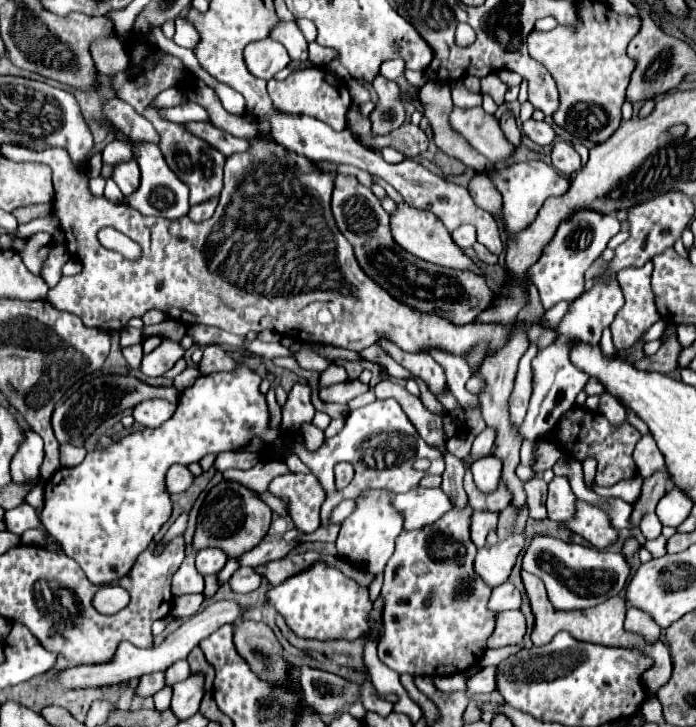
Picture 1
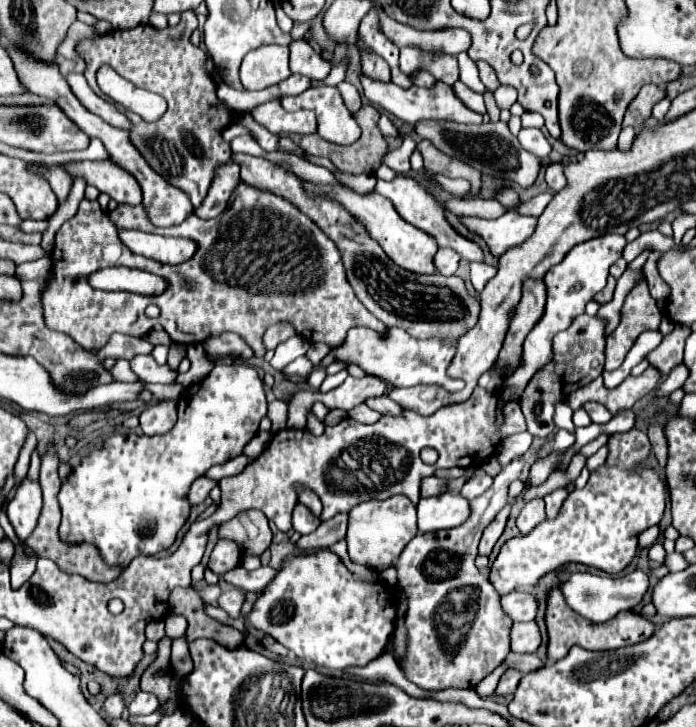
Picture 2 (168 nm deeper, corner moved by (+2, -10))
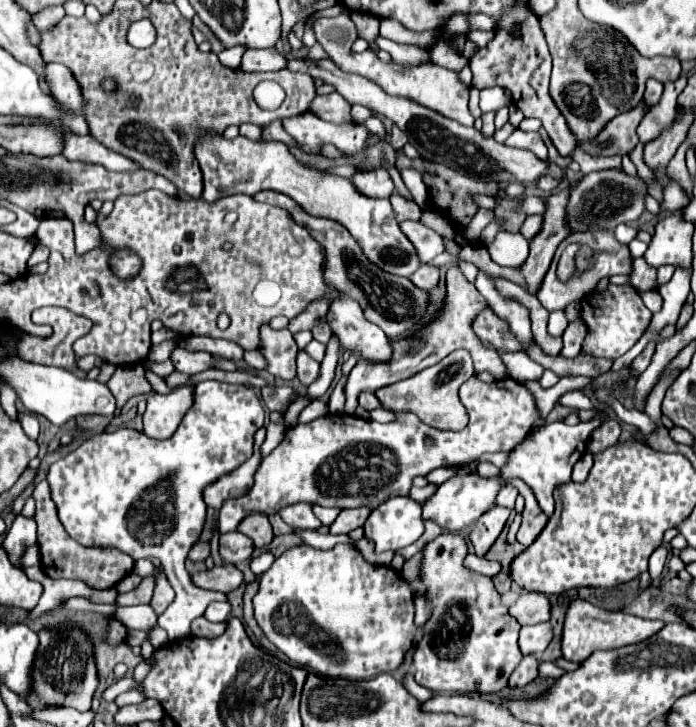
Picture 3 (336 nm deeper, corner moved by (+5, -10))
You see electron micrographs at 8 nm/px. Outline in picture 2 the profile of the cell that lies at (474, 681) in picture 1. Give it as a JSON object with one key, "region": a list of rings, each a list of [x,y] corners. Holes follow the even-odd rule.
{"region":[[[507,670],[501,680],[499,680],[499,686],[495,690],[495,694],[499,696],[507,696],[507,694],[513,694],[521,682],[521,678],[525,676],[525,672],[519,672],[519,670]]]}

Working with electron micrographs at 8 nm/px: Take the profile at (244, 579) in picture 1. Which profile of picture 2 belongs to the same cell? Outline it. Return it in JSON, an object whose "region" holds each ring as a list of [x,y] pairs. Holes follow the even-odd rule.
{"region":[[[233,588],[229,592],[223,592],[217,602],[219,602],[219,608],[223,608],[231,618],[239,618],[241,616],[243,600],[245,600],[245,594],[241,590]]]}

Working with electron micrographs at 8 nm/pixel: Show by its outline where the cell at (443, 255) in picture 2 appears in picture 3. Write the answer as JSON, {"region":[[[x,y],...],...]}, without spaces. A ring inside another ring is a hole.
{"region":[[[422,264],[412,276],[410,280],[416,284],[416,286],[424,286],[426,290],[434,288],[440,280],[440,268],[438,266],[432,266],[432,264]]]}

